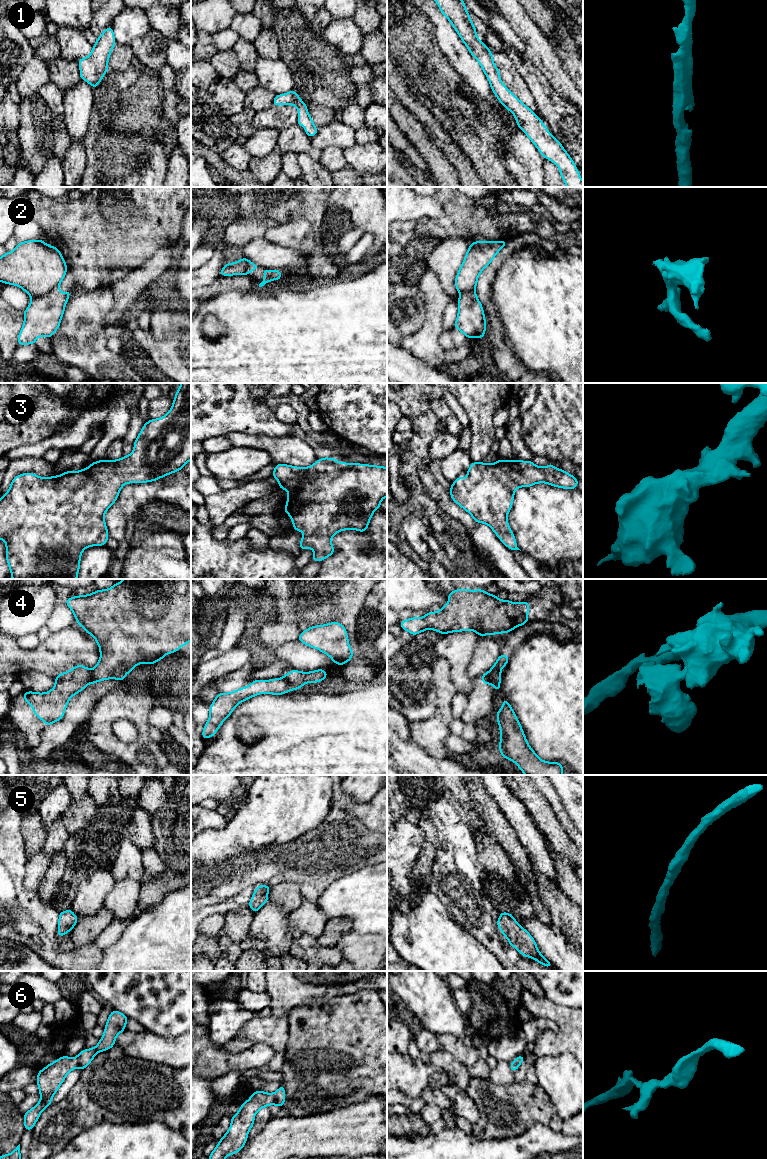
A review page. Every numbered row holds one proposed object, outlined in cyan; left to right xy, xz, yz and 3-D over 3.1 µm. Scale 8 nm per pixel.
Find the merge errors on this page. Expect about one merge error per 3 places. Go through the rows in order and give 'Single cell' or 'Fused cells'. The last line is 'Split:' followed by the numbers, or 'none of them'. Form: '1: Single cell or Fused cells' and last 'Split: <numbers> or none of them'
1: Single cell
2: Fused cells
3: Single cell
4: Fused cells
5: Single cell
6: Single cell
Split: 2, 4

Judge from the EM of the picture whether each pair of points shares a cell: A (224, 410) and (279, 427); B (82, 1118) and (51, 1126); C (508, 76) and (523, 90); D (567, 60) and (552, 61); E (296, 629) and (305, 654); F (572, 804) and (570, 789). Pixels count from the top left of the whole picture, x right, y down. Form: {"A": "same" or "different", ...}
{"A": "same", "B": "same", "C": "same", "D": "different", "E": "different", "F": "same"}

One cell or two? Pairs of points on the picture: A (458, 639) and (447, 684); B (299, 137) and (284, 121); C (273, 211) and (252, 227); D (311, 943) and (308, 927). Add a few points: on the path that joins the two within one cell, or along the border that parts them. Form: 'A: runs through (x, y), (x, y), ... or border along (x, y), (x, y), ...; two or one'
A: border along (436, 657), (447, 661), (449, 677), (457, 692); two
B: border along (296, 123), (279, 132); two
C: border along (237, 220), (273, 218), (278, 223); two
D: border along (302, 934), (308, 934), (316, 938); two

